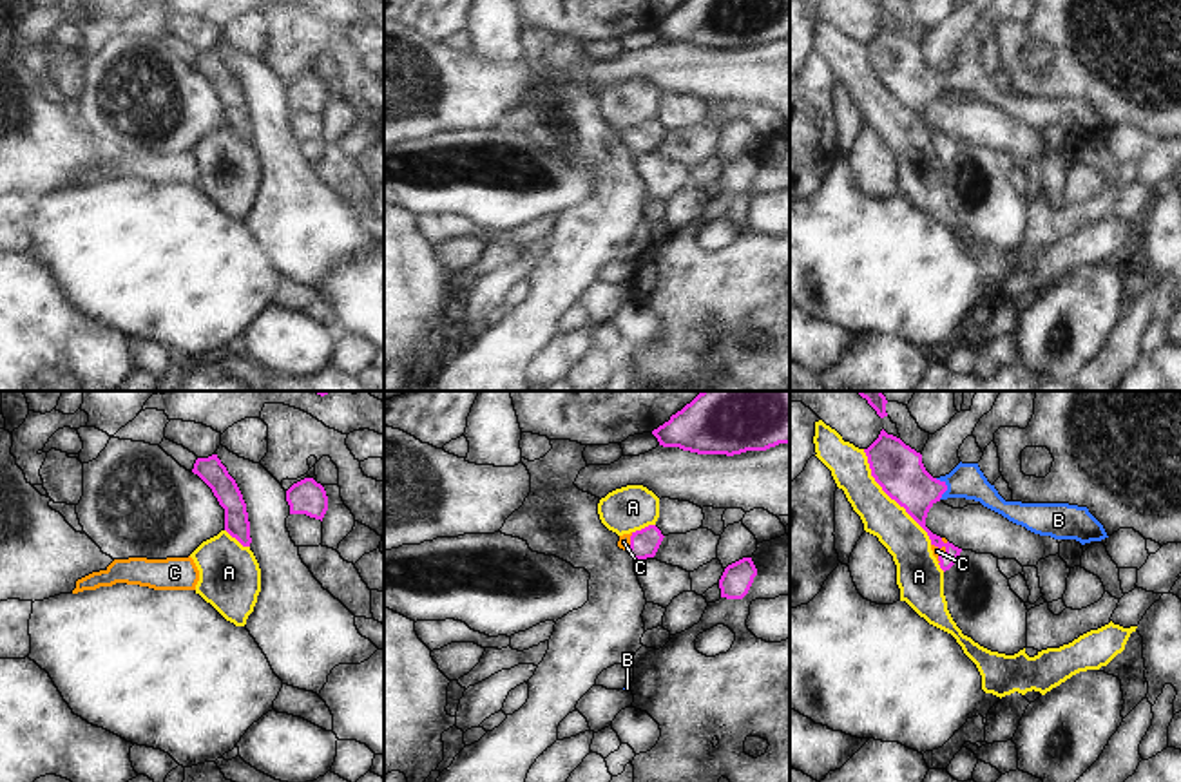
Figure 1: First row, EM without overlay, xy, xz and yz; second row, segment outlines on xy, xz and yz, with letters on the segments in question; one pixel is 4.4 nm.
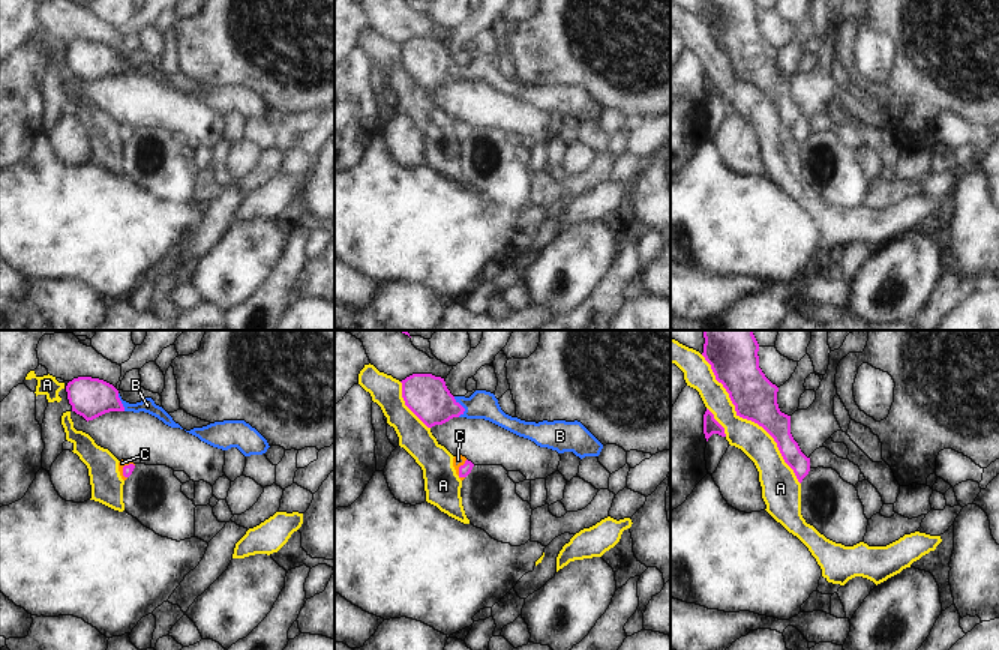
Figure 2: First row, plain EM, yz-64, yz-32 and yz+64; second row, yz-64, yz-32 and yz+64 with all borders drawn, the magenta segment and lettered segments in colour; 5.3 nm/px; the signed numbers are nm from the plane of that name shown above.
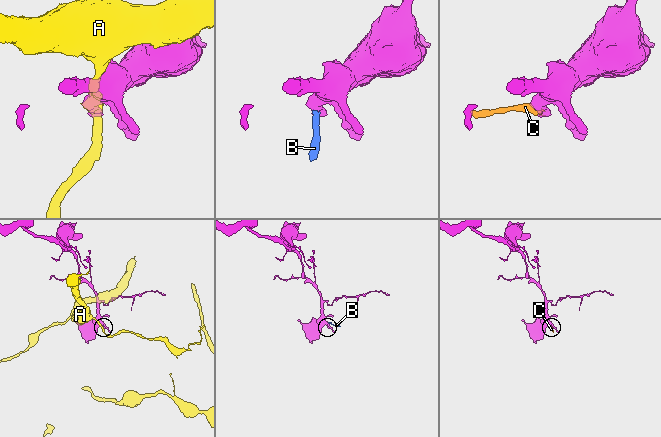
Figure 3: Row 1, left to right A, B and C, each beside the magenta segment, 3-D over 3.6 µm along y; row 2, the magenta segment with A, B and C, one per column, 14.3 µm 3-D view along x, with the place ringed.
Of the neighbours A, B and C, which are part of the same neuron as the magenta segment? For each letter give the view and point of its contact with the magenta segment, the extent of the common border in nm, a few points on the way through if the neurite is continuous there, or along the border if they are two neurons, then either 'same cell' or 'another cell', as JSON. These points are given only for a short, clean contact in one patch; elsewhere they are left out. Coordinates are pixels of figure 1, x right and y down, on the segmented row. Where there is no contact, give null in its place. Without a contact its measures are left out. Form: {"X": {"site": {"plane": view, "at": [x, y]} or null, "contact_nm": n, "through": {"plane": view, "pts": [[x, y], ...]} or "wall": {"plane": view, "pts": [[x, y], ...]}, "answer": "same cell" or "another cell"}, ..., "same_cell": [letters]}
{"A": {"site": {"plane": "yz", "at": [892, 498]}, "contact_nm": 500, "answer": "another cell"}, "B": {"site": {"plane": "yz", "at": [946, 487]}, "contact_nm": 100, "through": {"plane": "yz", "pts": [[897, 467], [917, 487], [946, 487], [966, 480]]}, "answer": "same cell"}, "C": {"site": {"plane": "yz", "at": [946, 551]}, "contact_nm": 120, "through": {"plane": "yz", "pts": [[917, 504], [922, 525], [946, 551], [937, 551]]}, "answer": "same cell"}, "same_cell": ["B", "C"]}

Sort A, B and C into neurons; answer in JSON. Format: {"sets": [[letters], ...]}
{"sets": [["A"], ["B", "C"]]}

